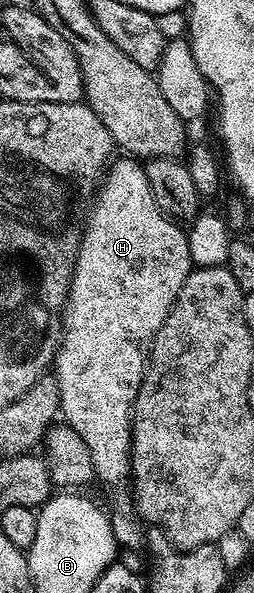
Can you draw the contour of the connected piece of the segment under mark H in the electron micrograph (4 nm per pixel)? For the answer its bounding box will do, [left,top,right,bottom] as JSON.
[53,160,192,550]

